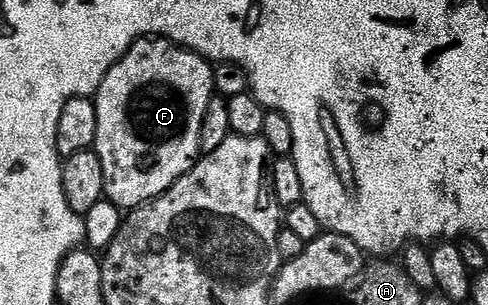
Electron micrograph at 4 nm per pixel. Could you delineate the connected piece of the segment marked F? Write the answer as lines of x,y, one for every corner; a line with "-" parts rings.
147,37
132,44
130,52
109,71
100,85
98,94
93,96
96,109
96,141
92,150
100,157
100,165
104,165
105,198
115,203
119,209
143,207
144,204
159,199
177,179
187,175
200,158
200,129
204,125
204,113
208,113
208,105
215,95
214,67
207,60
201,59
194,51
187,51
185,47
179,47
178,44
161,37

